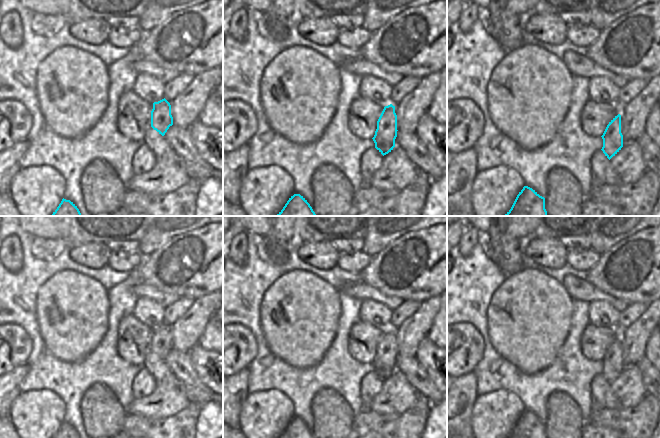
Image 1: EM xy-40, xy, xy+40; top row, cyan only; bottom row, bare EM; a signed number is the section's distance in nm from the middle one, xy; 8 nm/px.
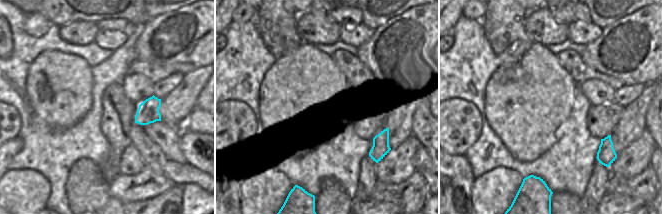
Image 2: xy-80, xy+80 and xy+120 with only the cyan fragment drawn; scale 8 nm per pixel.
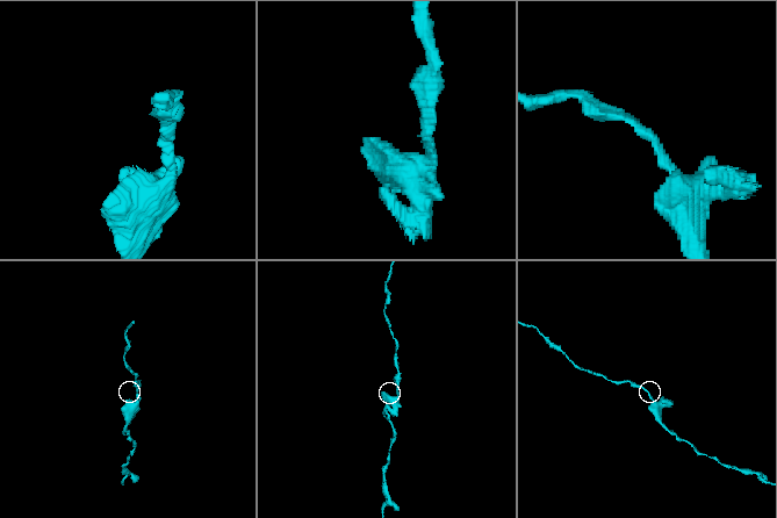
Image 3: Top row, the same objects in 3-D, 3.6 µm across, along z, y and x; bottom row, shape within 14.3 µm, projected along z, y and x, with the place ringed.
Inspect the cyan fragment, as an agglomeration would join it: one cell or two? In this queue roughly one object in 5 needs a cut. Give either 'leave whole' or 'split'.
leave whole

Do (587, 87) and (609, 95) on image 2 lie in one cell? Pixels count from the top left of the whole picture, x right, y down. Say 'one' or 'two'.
one

